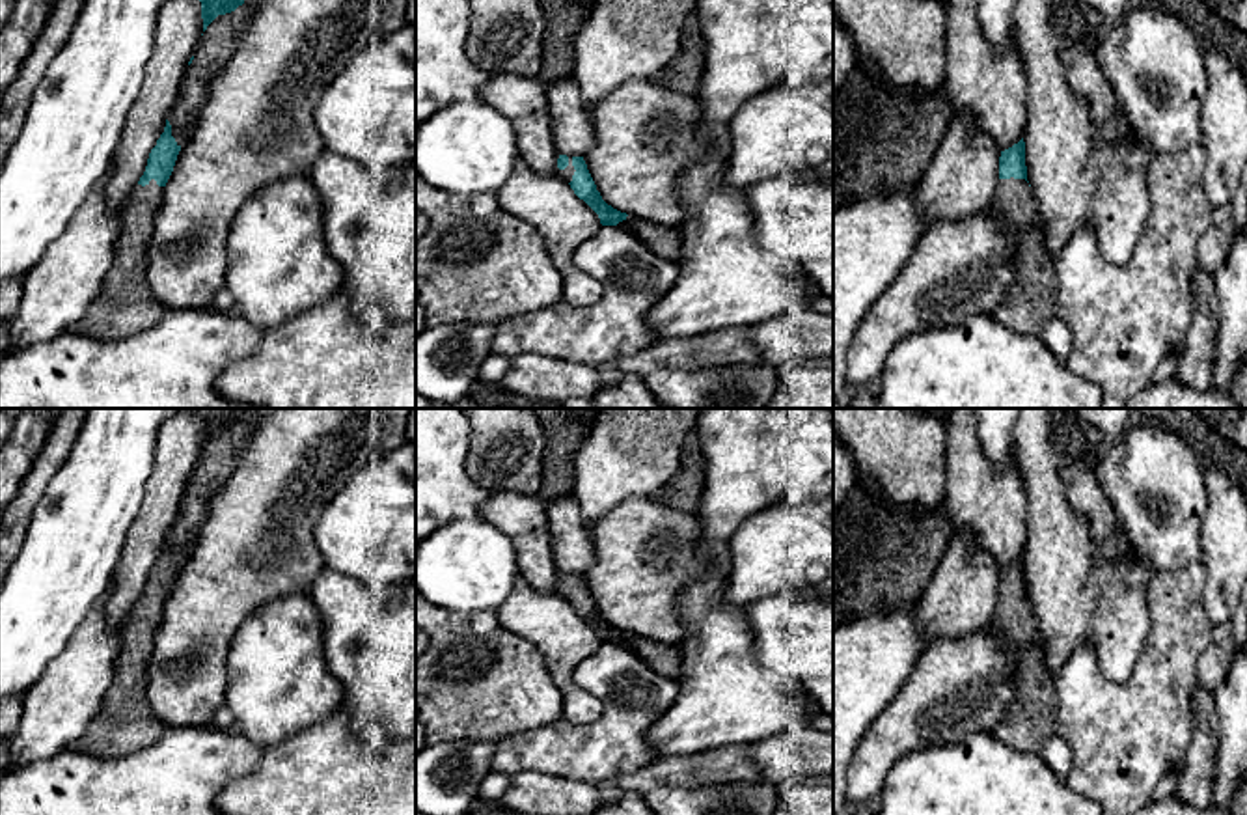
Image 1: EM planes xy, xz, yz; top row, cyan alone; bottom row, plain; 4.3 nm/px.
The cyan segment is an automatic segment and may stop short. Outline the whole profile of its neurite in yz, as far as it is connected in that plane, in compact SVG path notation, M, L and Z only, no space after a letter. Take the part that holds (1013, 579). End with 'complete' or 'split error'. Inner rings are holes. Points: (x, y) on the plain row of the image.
M1023 556L1001 569L999 599L990 625L1003 647L1016 656L1016 698L990 733L1012 750L1040 755L1044 744L1057 735L1057 694L1027 601Z; split error

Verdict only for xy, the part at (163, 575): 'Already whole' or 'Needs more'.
Needs more

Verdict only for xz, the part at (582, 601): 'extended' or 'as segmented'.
extended

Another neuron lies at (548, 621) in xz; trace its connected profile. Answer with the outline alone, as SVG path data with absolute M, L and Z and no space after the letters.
M522 578L496 615L507 630L522 636L542 653L563 696L561 718L572 725L593 724L604 705L598 698L583 692L572 673L585 656L600 647L598 632L561 595L537 591Z

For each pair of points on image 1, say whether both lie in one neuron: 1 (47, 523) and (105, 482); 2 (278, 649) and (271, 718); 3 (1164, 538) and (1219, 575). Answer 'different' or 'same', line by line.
1: same
2: same
3: different

